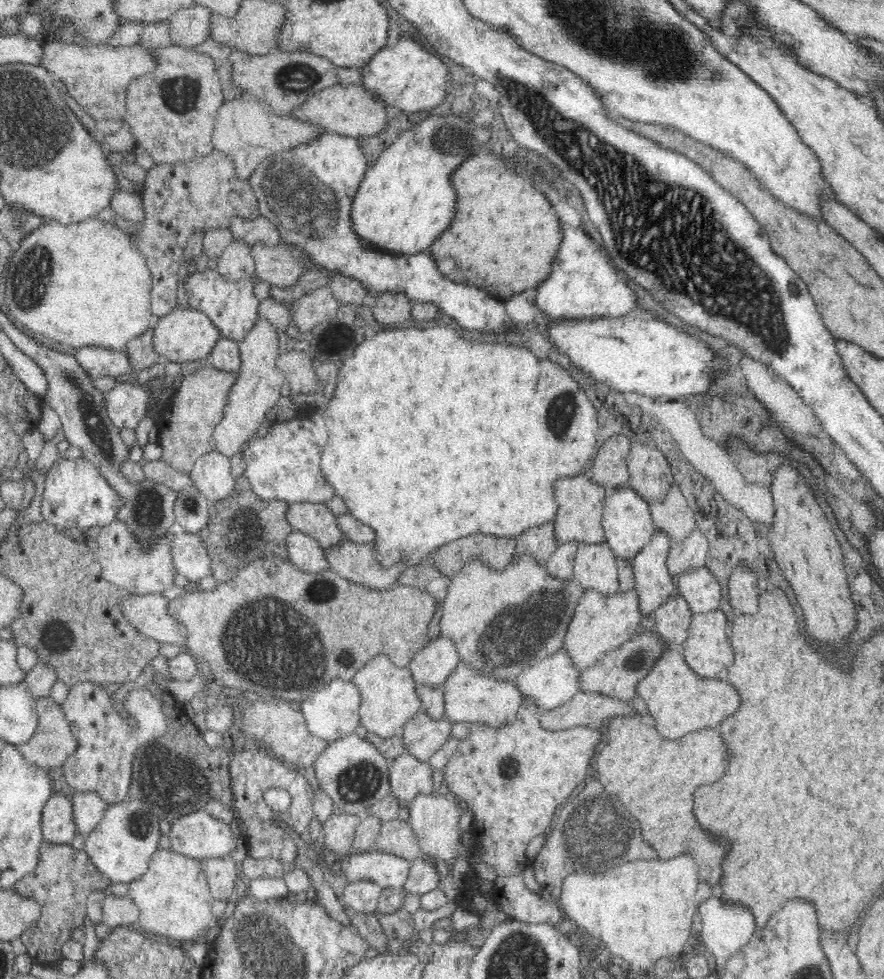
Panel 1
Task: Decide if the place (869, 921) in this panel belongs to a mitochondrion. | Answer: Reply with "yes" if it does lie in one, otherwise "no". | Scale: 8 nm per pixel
no

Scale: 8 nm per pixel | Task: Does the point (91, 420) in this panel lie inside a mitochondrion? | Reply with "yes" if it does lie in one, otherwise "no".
yes

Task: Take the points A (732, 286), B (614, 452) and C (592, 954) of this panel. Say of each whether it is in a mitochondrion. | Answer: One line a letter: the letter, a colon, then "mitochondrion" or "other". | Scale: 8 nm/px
A: mitochondrion
B: other
C: other

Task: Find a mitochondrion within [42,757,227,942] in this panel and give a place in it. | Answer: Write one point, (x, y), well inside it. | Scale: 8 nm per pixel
(138, 824)

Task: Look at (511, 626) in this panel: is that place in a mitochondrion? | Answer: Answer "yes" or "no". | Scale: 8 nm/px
yes

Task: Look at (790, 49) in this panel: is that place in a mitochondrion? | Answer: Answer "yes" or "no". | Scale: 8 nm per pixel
no

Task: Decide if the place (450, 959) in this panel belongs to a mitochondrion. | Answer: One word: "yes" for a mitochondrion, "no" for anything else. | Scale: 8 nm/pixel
no

